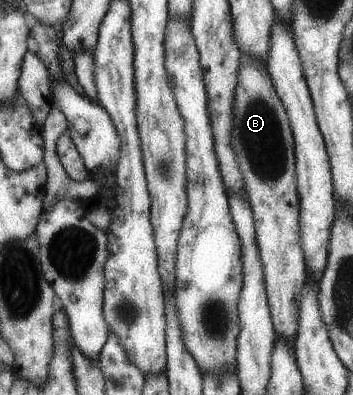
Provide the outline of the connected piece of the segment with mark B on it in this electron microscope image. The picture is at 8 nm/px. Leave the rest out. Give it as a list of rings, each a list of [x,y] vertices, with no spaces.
[[[239,51],[239,65],[237,65],[237,81],[235,81],[235,87],[233,87],[233,107],[231,107],[231,115],[233,115],[233,119],[231,119],[233,127],[229,129],[229,145],[231,145],[231,151],[233,151],[235,159],[237,159],[239,173],[241,173],[241,179],[243,179],[243,191],[245,191],[246,199],[250,204],[252,212],[252,219],[255,227],[255,243],[257,243],[257,249],[259,249],[261,265],[263,265],[263,281],[265,281],[265,295],[267,295],[267,304],[269,305],[269,312],[271,313],[271,323],[273,323],[276,337],[281,337],[283,341],[287,341],[289,345],[293,345],[295,327],[297,327],[297,309],[299,309],[299,307],[297,307],[297,295],[301,293],[307,275],[305,255],[303,254],[303,249],[301,249],[301,241],[299,241],[299,197],[297,196],[297,189],[295,186],[293,137],[287,115],[283,105],[281,105],[281,101],[277,98],[271,79],[267,74],[267,71],[265,71],[264,64],[261,63],[259,59],[255,59],[255,57],[249,57],[249,55],[243,53],[243,51]]]

